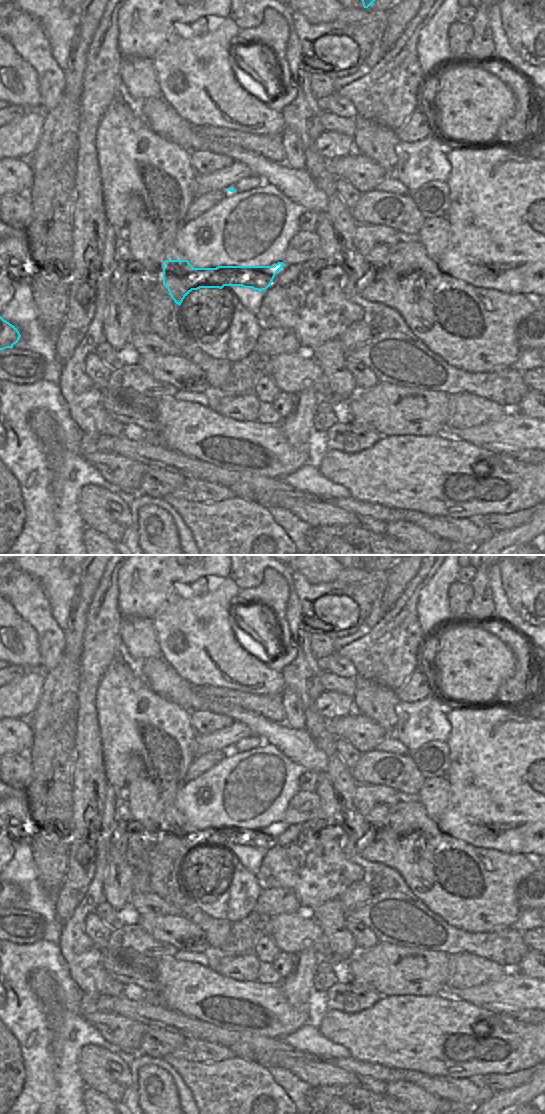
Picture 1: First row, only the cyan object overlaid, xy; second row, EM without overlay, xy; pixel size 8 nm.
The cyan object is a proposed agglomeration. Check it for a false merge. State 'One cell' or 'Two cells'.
Two cells.

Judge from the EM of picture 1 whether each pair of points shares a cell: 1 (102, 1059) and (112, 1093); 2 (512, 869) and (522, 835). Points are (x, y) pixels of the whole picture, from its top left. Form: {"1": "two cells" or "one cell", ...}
{"1": "one cell", "2": "two cells"}

